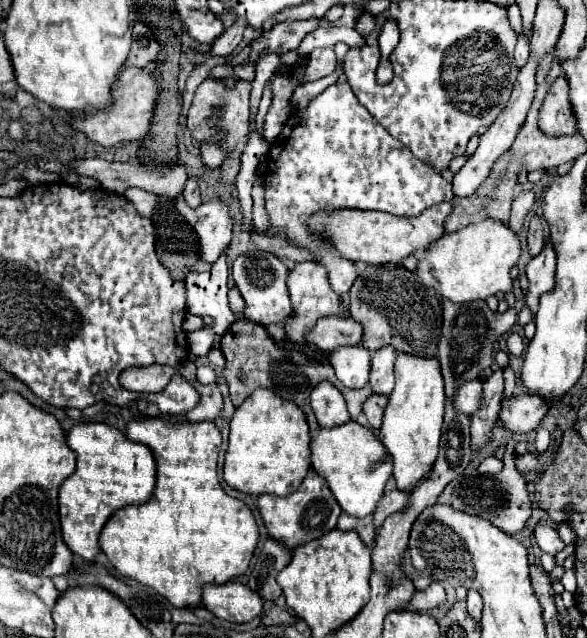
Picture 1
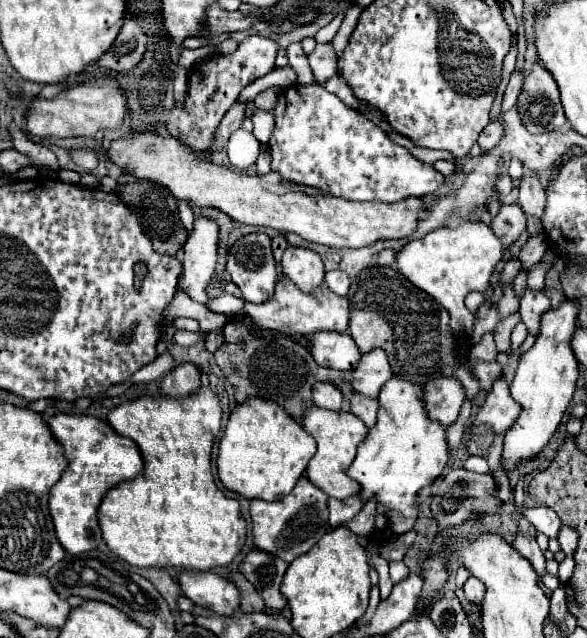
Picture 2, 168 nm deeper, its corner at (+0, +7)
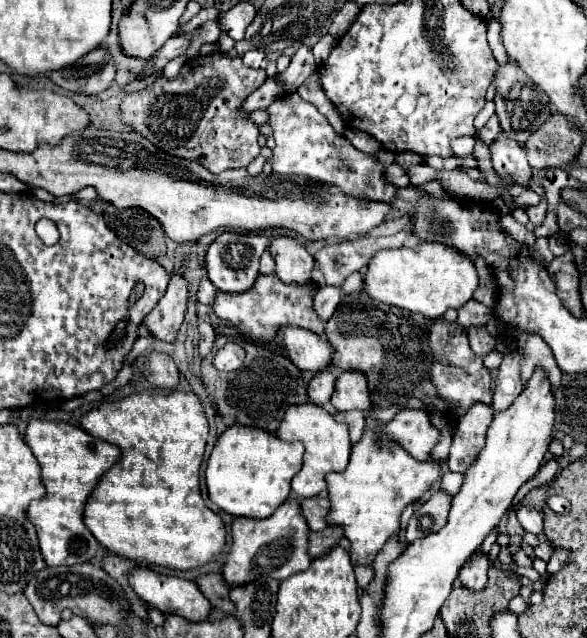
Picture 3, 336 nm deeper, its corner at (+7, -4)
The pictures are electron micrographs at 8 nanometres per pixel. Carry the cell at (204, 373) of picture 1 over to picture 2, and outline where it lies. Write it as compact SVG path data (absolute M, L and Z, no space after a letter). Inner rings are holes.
M201 373L201 393L189 397L189 401L169 401L169 397L141 397L131 403L123 403L107 417L111 427L131 437L143 455L145 471L133 481L125 481L113 487L99 507L99 525L107 547L135 567L157 569L183 569L183 571L211 571L215 567L229 565L245 545L247 521L241 515L237 499L227 497L213 479L211 473L211 449L221 431L221 403L209 389L207 373Z

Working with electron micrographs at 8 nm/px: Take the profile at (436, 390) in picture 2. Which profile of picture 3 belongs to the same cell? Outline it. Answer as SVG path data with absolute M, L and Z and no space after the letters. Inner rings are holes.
M400 410L384 428L382 434L402 446L416 460L426 460L436 446L440 432L430 424L426 410Z

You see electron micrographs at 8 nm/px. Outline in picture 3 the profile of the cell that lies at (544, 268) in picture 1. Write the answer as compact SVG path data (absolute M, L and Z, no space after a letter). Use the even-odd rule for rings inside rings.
M518 336L518 354L520 354L520 378L522 384L526 386L530 376L534 374L536 368L542 368L548 376L550 388L552 392L556 392L560 388L560 368L550 352L550 348L544 344L544 340L540 336Z

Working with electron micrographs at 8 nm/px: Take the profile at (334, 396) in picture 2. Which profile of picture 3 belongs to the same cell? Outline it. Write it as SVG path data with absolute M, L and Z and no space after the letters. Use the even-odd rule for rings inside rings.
M332 366L316 372L308 384L308 396L310 402L314 404L324 404L330 400L332 392L334 392L334 384L336 384L336 372L332 370Z

